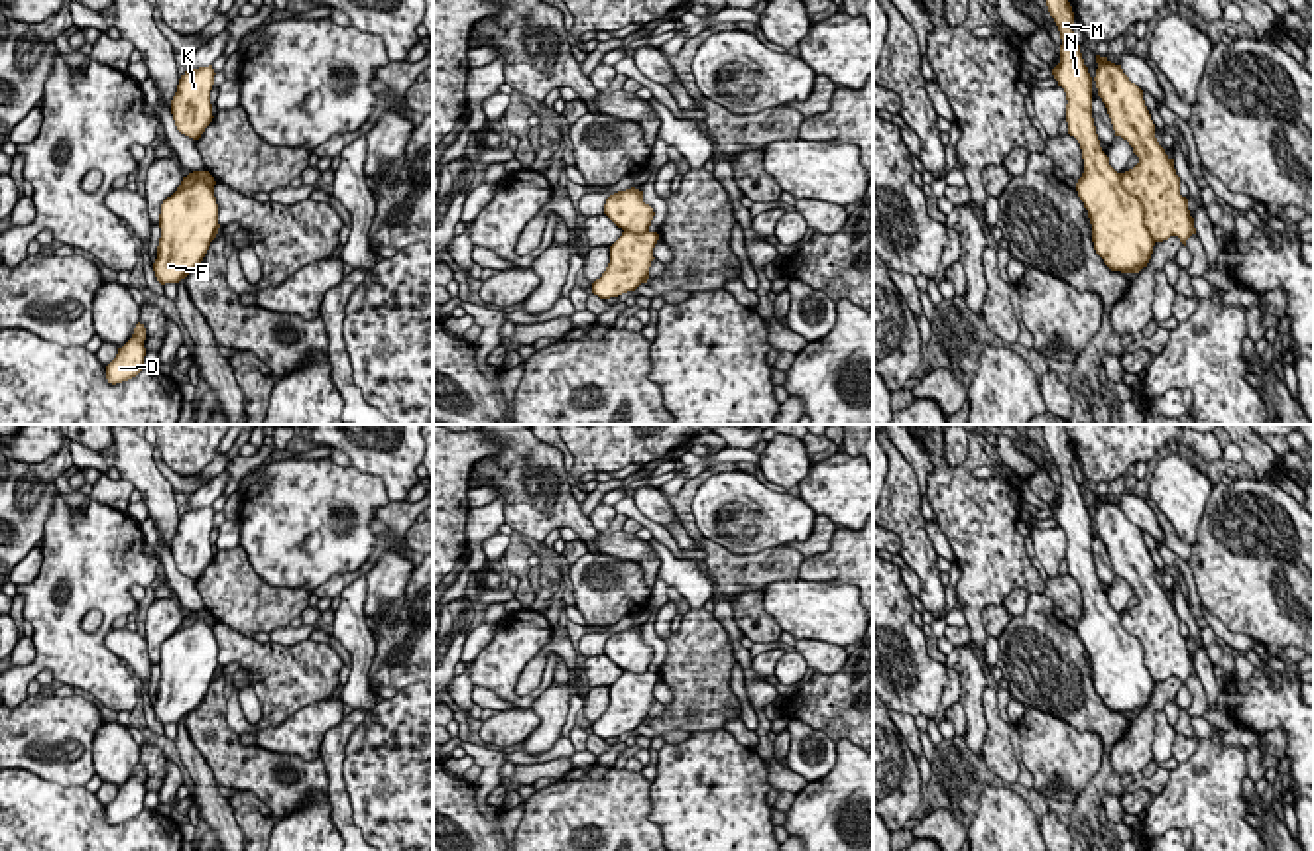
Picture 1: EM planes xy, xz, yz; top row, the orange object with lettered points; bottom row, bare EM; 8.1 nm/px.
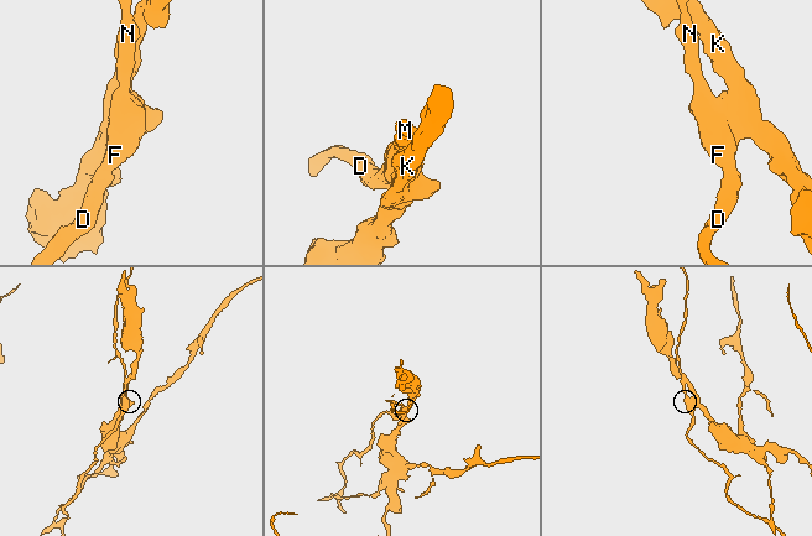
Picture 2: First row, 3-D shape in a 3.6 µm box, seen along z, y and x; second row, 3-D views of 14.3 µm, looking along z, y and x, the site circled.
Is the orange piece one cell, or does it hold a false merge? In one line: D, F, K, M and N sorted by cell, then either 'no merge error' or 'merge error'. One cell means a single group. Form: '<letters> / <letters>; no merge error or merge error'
D F M N / K; merge error

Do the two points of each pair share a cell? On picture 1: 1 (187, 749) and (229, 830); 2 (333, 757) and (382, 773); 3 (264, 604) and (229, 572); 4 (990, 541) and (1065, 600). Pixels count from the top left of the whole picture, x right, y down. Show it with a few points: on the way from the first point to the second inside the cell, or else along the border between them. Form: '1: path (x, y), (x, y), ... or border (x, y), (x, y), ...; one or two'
1: path (199, 769), (207, 798), (215, 810); one
2: border (362, 718), (349, 739), (345, 759), (351, 806); two
3: path (256, 600), (237, 580); one
4: border (1045, 582), (1041, 592); two

